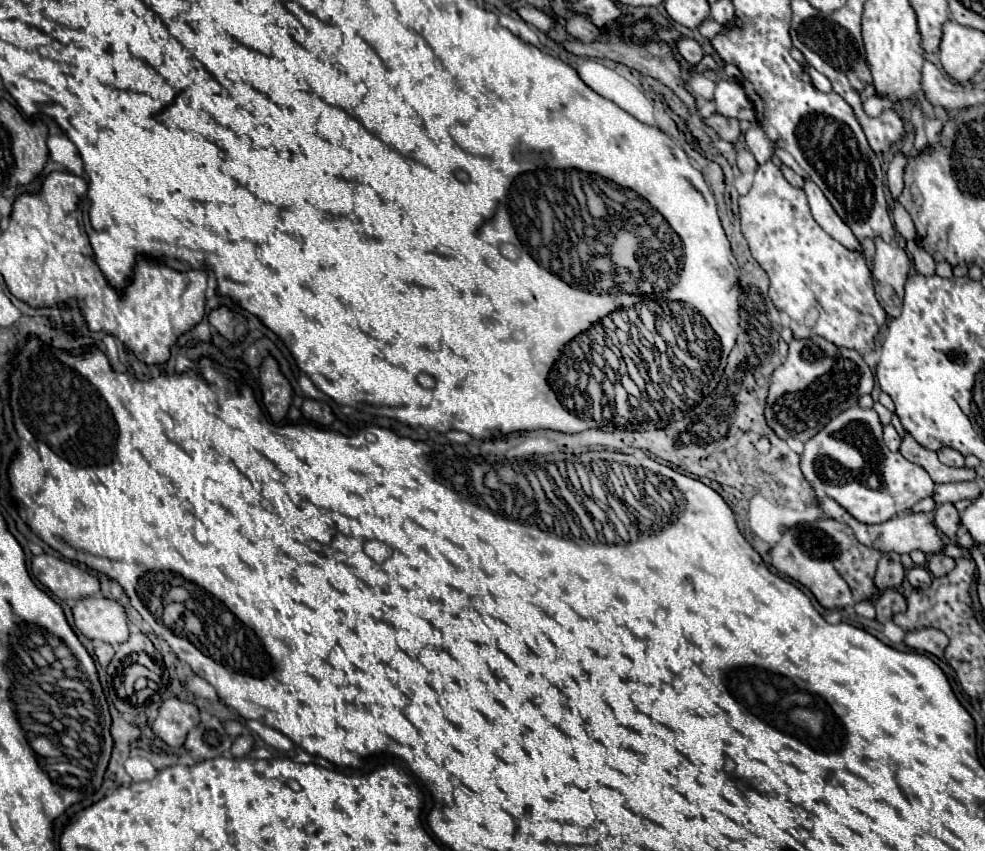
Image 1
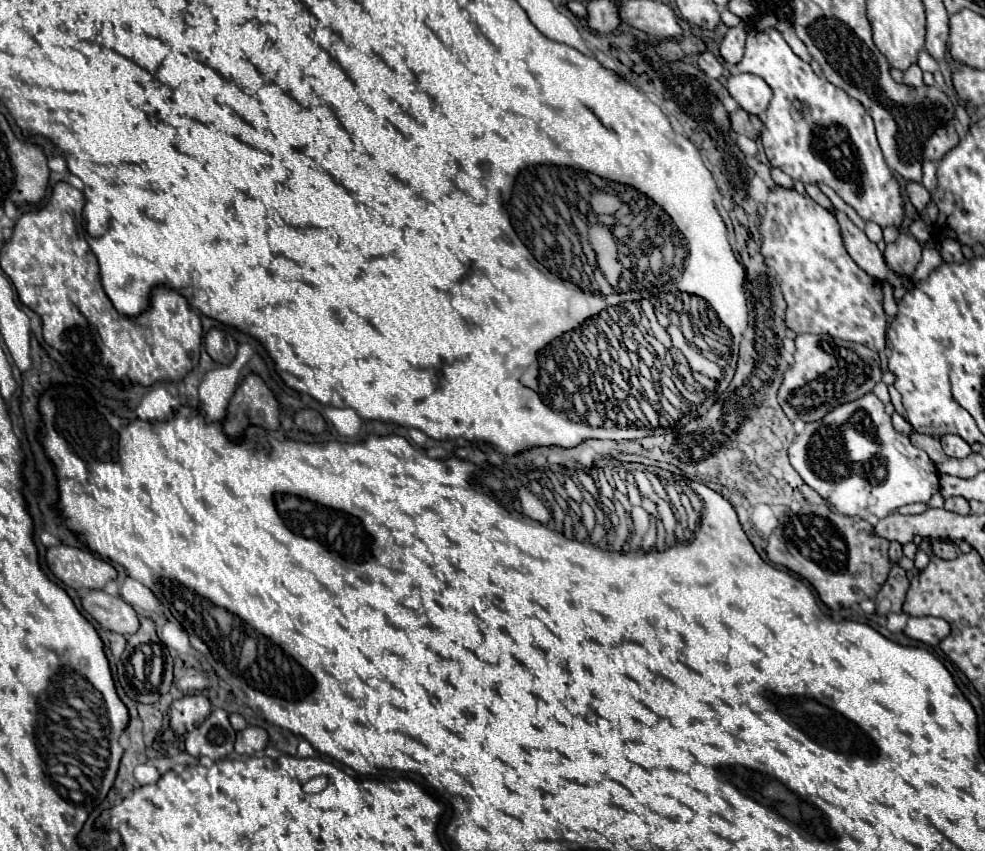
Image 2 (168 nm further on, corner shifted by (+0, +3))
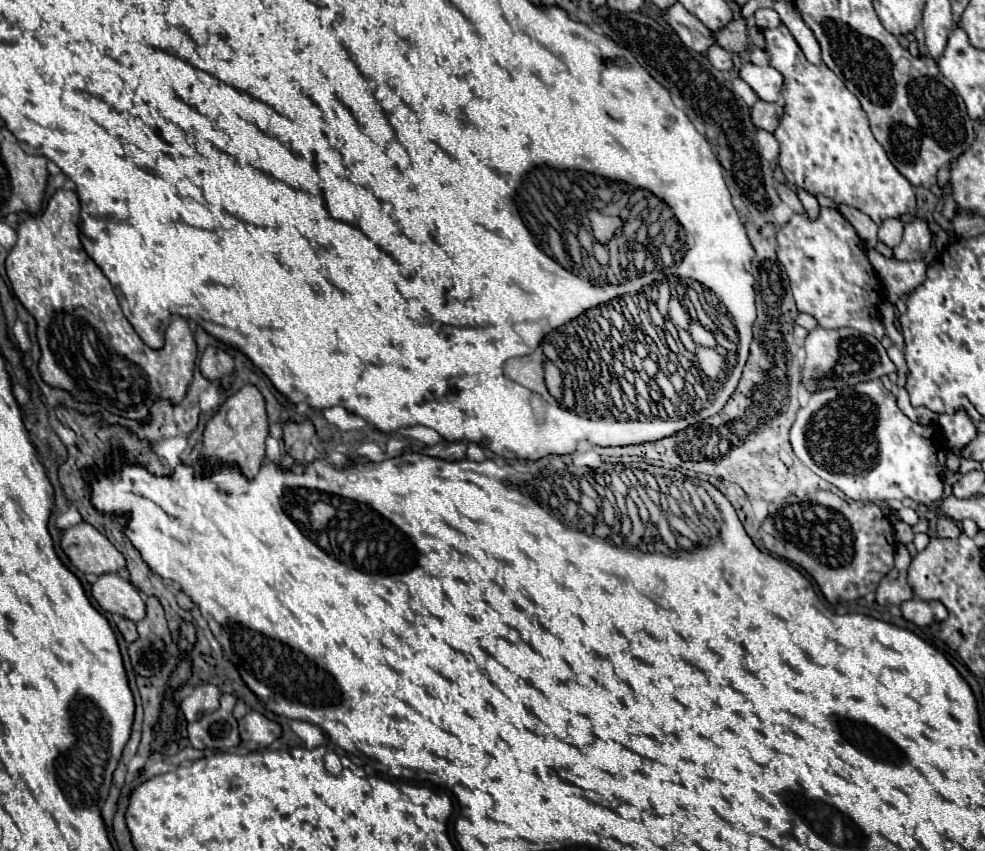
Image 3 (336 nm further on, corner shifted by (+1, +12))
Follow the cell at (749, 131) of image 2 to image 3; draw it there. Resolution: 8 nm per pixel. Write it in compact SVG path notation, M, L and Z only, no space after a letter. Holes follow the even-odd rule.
M758 100L752 106L752 124L756 128L762 128L766 132L774 132L774 128L778 128L780 118L782 118L782 106L780 104Z

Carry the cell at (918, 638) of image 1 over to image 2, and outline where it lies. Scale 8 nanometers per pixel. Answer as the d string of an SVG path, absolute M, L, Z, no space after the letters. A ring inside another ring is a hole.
M909 617L905 635L925 645L939 645L949 635L949 623L937 617Z

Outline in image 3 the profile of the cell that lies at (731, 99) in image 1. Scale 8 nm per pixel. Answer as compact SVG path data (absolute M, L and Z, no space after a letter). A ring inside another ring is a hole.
M744 64L740 70L740 78L752 86L752 90L766 102L778 102L782 94L782 74L770 66Z

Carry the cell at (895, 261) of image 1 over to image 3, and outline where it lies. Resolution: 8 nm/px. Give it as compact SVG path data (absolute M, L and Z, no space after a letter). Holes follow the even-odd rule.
M916 218L904 226L902 242L894 248L896 260L922 260L924 252L930 250L932 232L924 218Z

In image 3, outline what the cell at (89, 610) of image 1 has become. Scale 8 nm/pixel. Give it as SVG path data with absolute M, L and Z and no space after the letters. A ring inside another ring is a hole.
M102 574L92 584L92 596L104 610L128 620L138 622L146 616L146 604L140 598L140 592L118 574Z

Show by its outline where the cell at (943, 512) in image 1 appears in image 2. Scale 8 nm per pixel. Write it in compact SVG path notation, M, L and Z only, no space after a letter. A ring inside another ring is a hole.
M949 497L945 499L945 509L959 513L959 515L967 515L969 513L969 503L963 497Z

